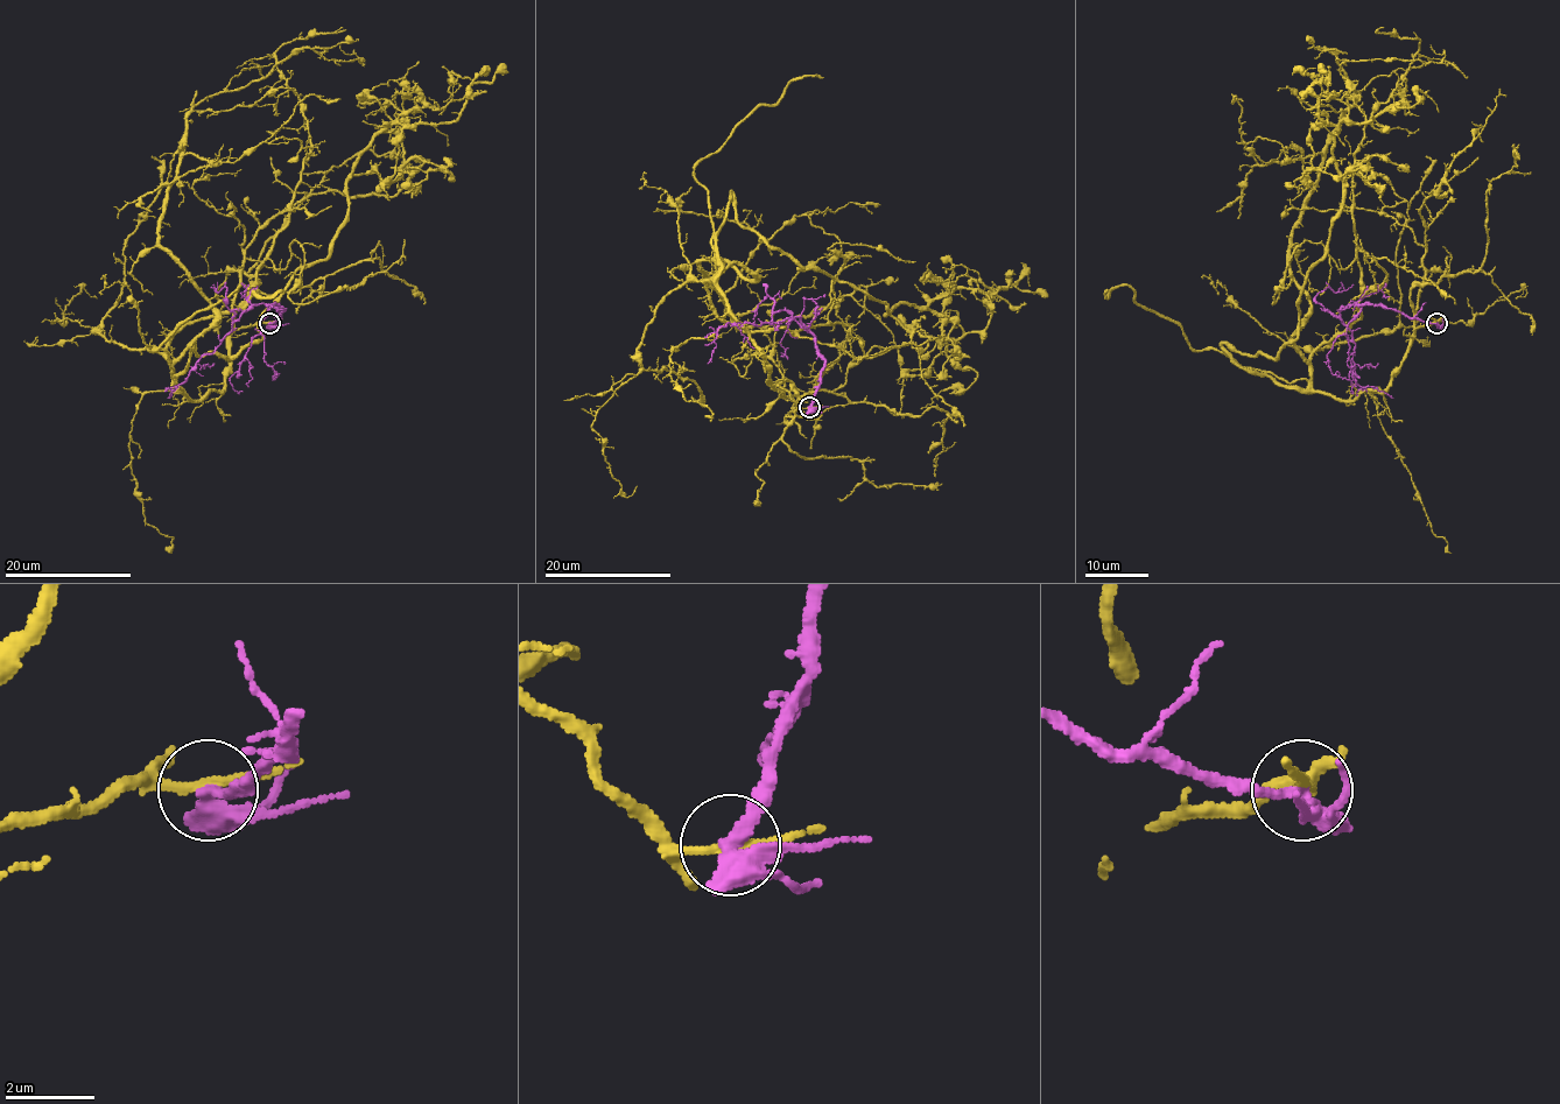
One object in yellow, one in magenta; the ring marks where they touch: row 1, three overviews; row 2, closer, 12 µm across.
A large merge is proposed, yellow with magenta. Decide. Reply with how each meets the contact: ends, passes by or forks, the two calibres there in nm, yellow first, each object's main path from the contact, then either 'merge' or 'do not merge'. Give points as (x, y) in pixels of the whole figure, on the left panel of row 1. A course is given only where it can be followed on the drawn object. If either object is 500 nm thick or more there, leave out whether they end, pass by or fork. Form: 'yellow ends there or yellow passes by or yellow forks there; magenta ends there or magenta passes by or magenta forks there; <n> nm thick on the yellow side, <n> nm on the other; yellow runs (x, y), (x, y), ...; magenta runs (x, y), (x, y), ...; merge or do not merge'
yellow passes by; magenta forks there; 200 nm thick on the yellow side, 280 nm on the other; yellow runs (268, 323), (231, 335), (222, 391), (177, 391), (327, 257), (376, 136), (455, 121), (470, 79), (428, 97); magenta runs (268, 323), (280, 317), (283, 308), (257, 303), (245, 311), (212, 352), (205, 352), (168, 398); do not merge

